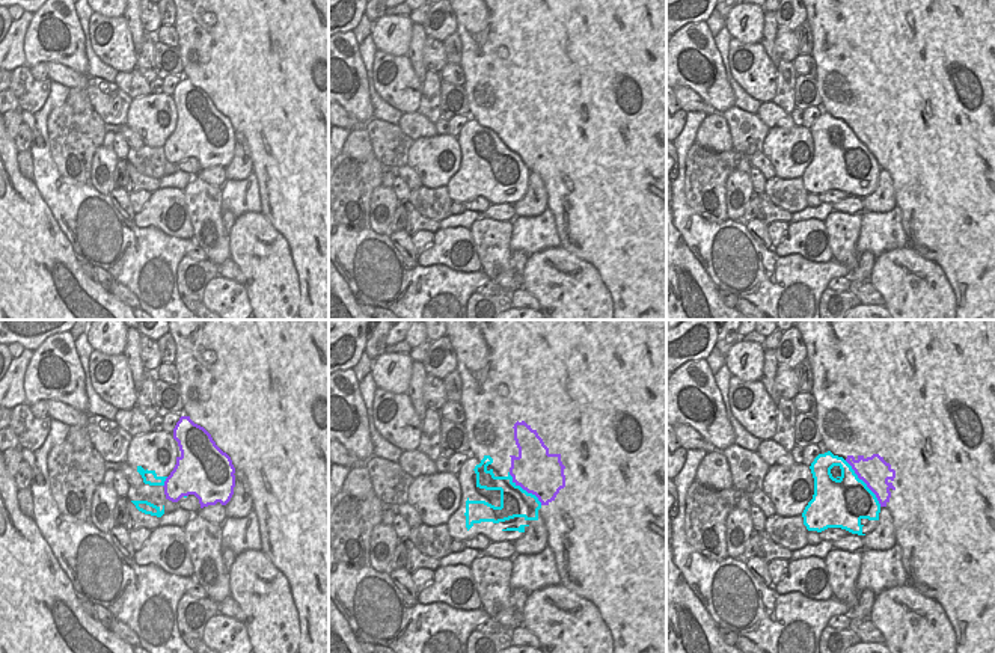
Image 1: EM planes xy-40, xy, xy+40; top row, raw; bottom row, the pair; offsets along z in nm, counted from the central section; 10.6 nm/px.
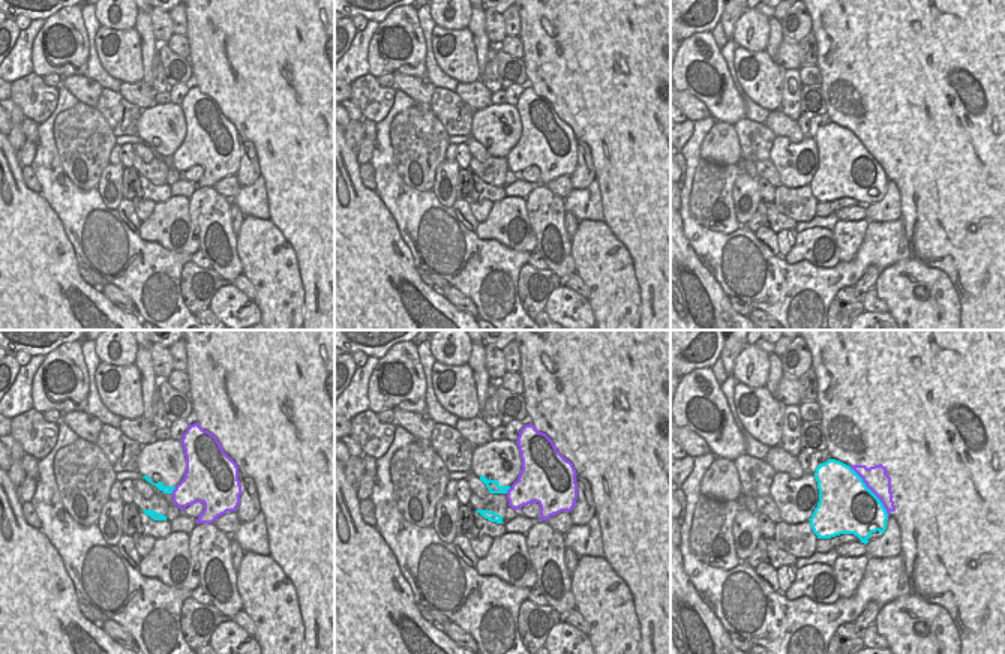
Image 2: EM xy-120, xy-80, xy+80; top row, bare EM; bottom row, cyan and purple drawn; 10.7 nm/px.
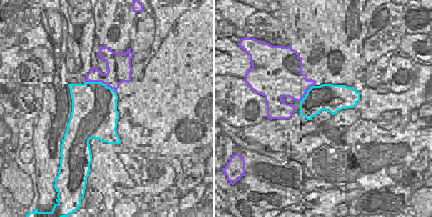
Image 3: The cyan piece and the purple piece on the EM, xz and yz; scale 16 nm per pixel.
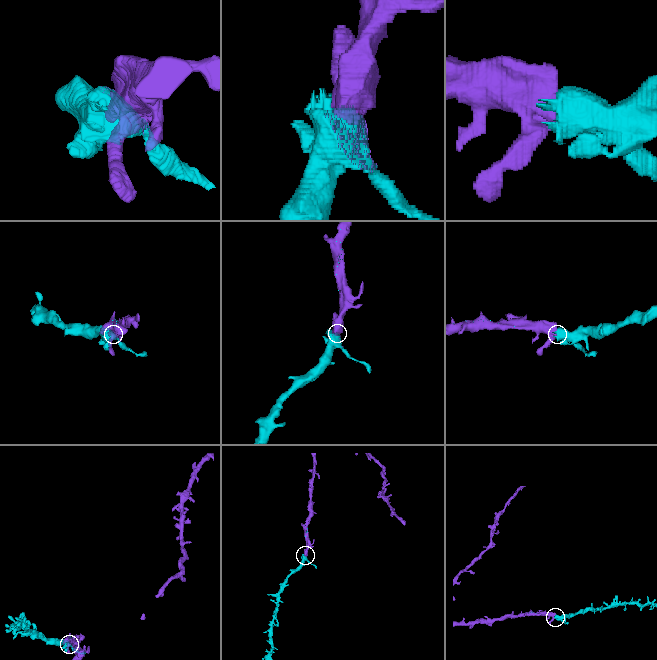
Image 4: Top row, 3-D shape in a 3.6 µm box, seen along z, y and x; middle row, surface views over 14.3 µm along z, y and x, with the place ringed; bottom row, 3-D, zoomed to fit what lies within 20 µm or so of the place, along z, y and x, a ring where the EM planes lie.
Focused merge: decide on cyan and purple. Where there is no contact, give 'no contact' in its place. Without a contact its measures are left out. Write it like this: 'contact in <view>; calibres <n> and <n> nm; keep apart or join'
contact in xy+40; calibres 480 and 320 nm; join

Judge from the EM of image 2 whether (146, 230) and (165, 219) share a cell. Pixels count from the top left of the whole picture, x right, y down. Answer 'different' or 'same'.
same

